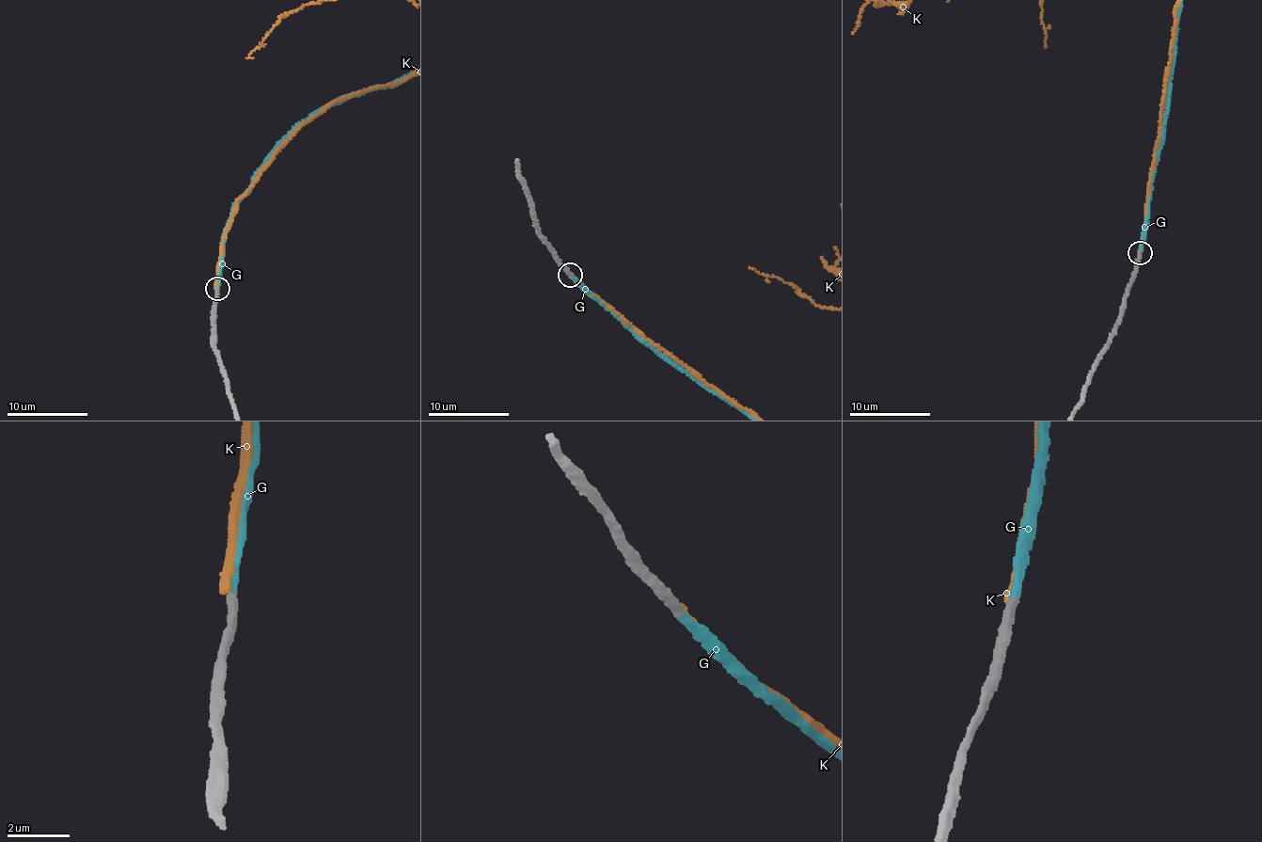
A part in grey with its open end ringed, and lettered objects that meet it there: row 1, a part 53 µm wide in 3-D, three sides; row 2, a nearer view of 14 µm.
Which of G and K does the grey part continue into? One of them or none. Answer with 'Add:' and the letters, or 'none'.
Add: G

